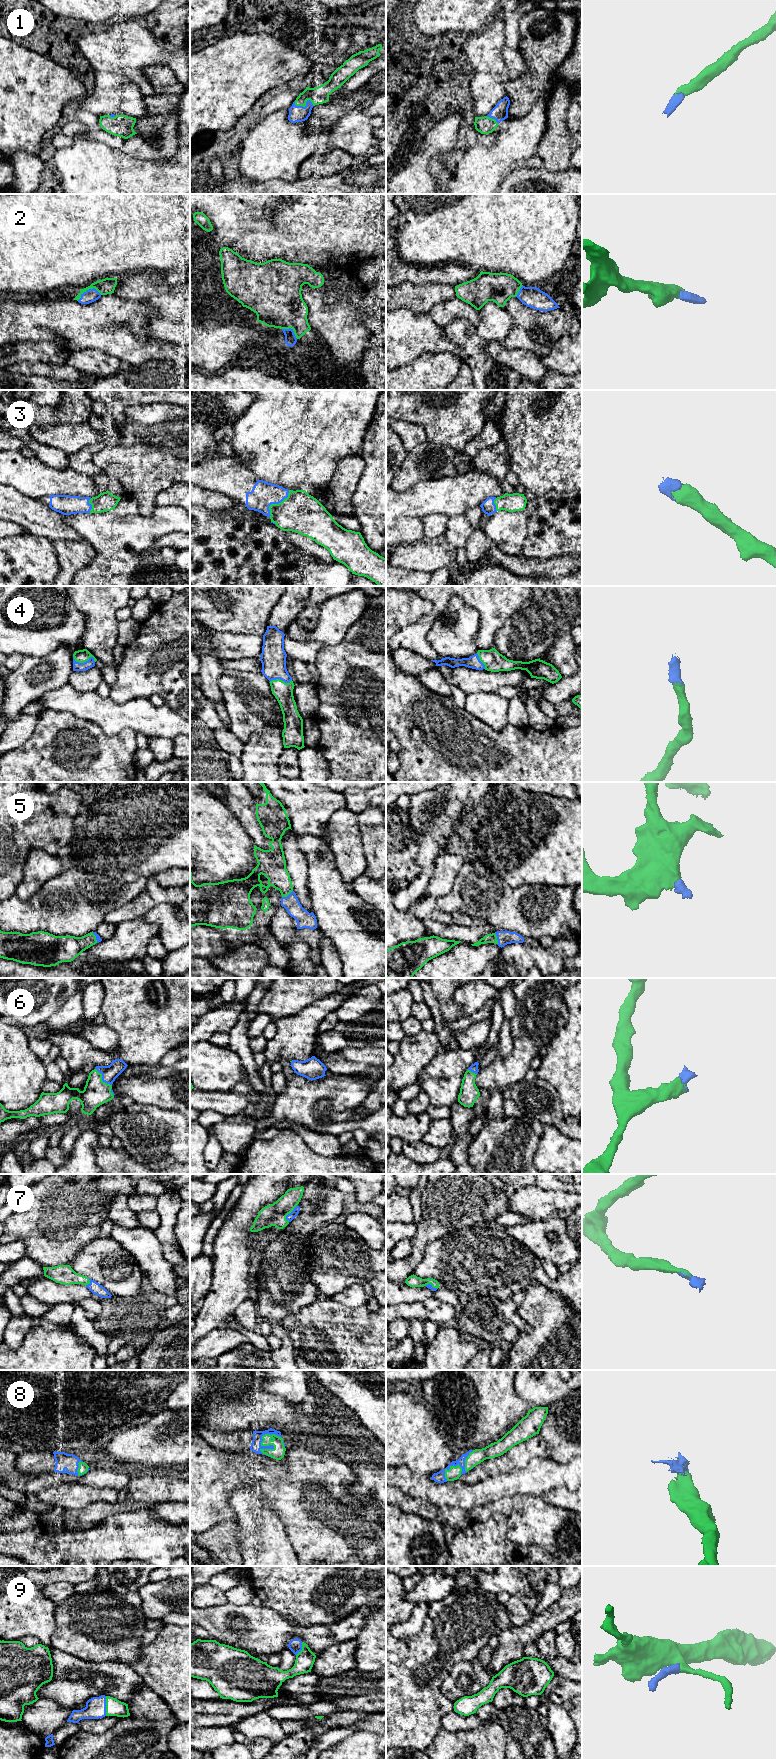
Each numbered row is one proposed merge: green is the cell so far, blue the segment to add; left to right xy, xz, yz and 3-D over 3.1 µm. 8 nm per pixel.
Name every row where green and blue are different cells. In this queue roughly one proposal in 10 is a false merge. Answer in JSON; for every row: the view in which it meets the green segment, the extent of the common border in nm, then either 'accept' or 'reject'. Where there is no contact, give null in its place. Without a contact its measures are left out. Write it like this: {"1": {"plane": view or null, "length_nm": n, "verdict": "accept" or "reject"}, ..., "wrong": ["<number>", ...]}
{"1": {"plane": "xz", "length_nm": 160, "verdict": "accept"}, "2": {"plane": "xy", "length_nm": 200, "verdict": "accept"}, "3": {"plane": "xz", "length_nm": 280, "verdict": "accept"}, "4": {"plane": "xy", "length_nm": 190, "verdict": "accept"}, "5": {"plane": "yz", "length_nm": 100, "verdict": "accept"}, "6": {"plane": "xy", "length_nm": 190, "verdict": "accept"}, "7": {"plane": "xz", "length_nm": 150, "verdict": "accept"}, "8": {"plane": "xz", "length_nm": 220, "verdict": "accept"}, "9": {"plane": "xy", "length_nm": 160, "verdict": "accept"}, "wrong": []}

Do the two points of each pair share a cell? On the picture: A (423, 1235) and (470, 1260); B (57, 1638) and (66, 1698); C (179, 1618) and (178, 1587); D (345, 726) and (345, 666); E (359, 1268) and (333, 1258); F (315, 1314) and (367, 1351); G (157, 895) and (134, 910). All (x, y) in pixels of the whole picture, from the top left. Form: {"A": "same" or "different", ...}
{"A": "different", "B": "different", "C": "different", "D": "same", "E": "same", "F": "same", "G": "same"}

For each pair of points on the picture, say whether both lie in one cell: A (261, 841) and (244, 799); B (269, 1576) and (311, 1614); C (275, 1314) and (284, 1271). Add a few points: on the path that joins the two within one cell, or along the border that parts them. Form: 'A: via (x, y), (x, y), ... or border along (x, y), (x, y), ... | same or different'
A: via (255, 831), (244, 809) | same
B: via (279, 1582), (301, 1604) | same
C: via (275, 1303), (283, 1289), (283, 1282) | same

